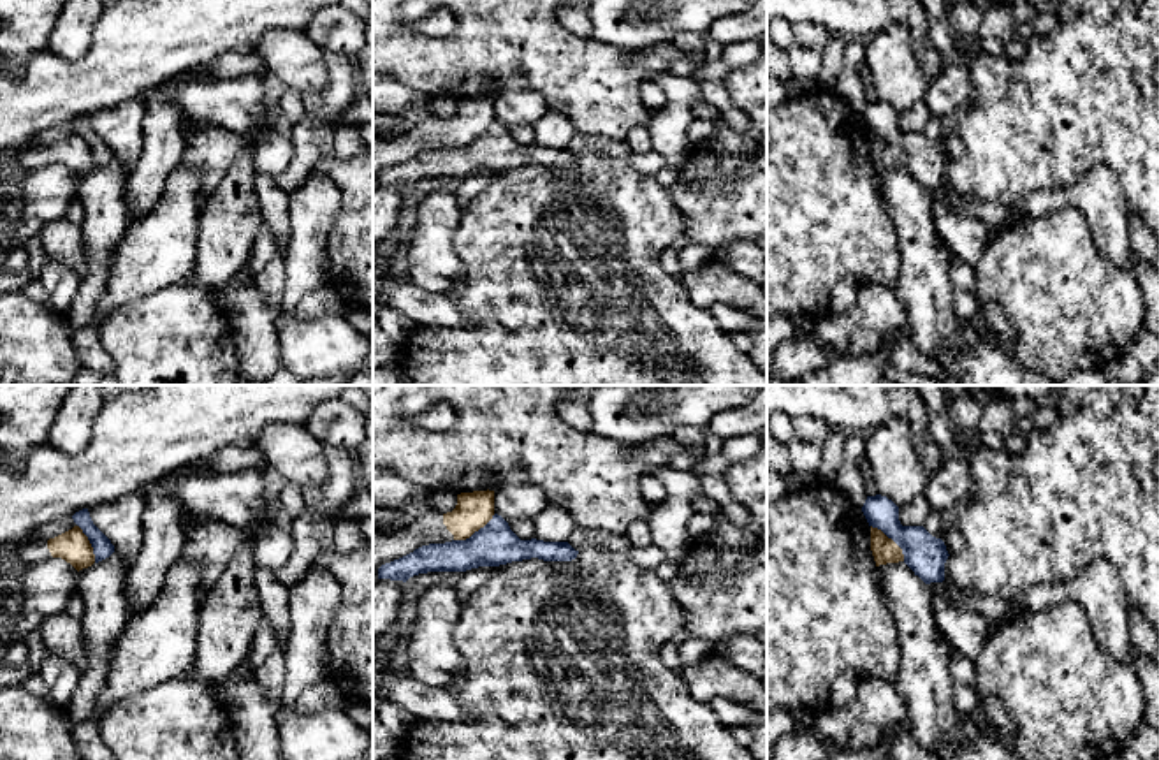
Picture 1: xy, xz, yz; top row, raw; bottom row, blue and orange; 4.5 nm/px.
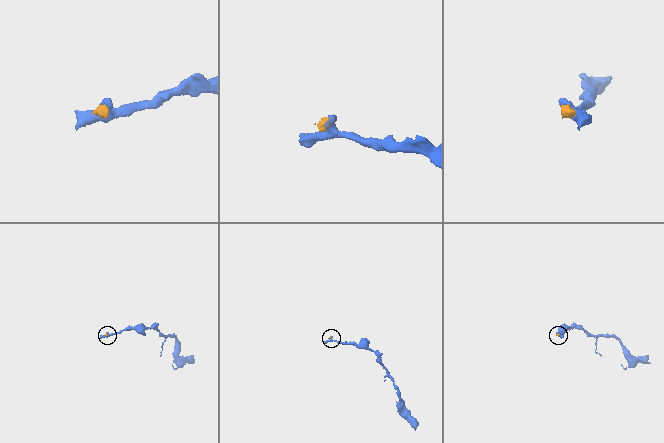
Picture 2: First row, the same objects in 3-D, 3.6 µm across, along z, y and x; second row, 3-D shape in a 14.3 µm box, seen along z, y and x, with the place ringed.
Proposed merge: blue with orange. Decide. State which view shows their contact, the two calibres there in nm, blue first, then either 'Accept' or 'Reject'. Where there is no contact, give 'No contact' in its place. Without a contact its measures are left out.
Touches blue in xz. Thickness 200 nm (blue) against 170 nm. Reject

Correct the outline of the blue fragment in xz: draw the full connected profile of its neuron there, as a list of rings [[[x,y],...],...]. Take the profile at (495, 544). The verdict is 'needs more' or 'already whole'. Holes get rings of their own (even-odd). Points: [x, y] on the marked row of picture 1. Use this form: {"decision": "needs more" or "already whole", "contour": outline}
{"decision": "already whole", "contour": [[[494,514],[484,528],[466,540],[422,545],[399,559],[382,565],[378,568],[378,579],[406,582],[410,577],[427,572],[466,572],[478,566],[499,566],[531,558],[543,561],[572,561],[577,554],[579,551],[575,551],[568,542],[543,542],[536,538],[521,540],[510,530],[508,522],[501,515]]]}

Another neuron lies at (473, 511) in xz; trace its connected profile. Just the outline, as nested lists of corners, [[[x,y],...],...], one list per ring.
[[[494,491],[457,494],[452,512],[429,512],[399,530],[373,530],[373,582],[378,568],[429,544],[466,540],[494,515]]]

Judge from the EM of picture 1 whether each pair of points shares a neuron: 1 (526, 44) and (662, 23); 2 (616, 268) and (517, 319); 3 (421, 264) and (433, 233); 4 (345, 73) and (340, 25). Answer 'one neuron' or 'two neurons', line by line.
1: two neurons
2: one neuron
3: one neuron
4: two neurons

